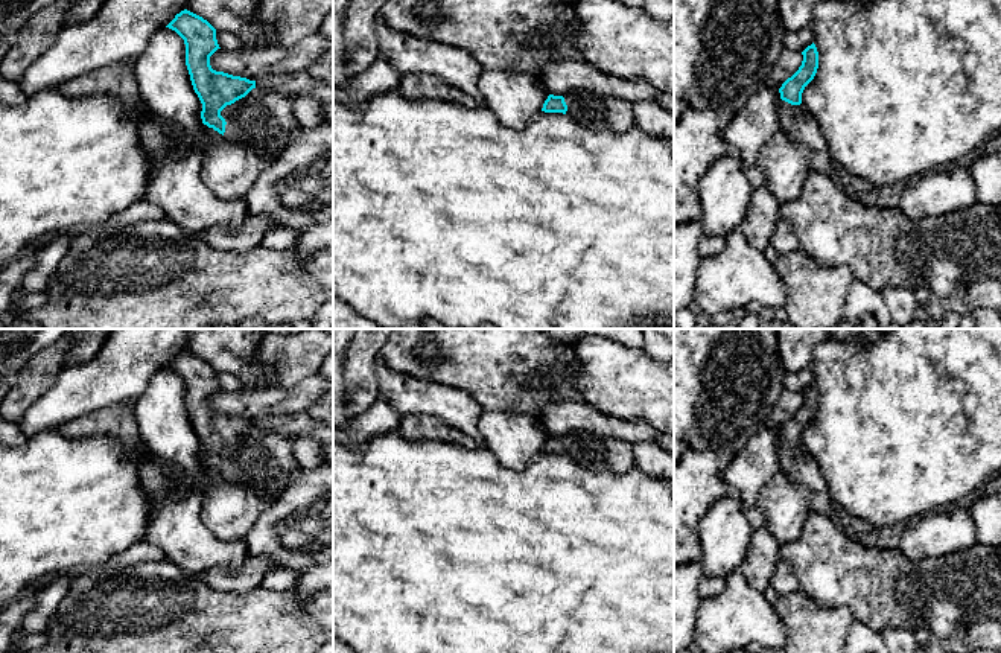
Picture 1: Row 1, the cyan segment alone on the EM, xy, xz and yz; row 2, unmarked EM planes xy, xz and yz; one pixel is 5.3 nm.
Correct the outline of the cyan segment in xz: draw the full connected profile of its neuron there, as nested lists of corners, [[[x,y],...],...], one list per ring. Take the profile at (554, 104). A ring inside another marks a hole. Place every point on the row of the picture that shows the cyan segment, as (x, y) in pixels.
[[[584,90],[564,96],[549,94],[542,111],[567,114],[575,122],[599,131],[622,132],[636,126],[631,102]]]

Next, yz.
[[[812,43],[803,52],[799,70],[779,88],[777,104],[779,131],[790,139],[806,145],[811,149],[809,172],[817,172],[829,178],[838,169],[831,157],[831,149],[818,122],[802,105],[802,93],[814,79],[818,68],[818,52]]]

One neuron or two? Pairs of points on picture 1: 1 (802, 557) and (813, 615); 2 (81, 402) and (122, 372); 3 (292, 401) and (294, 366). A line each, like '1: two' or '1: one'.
1: two
2: one
3: two

